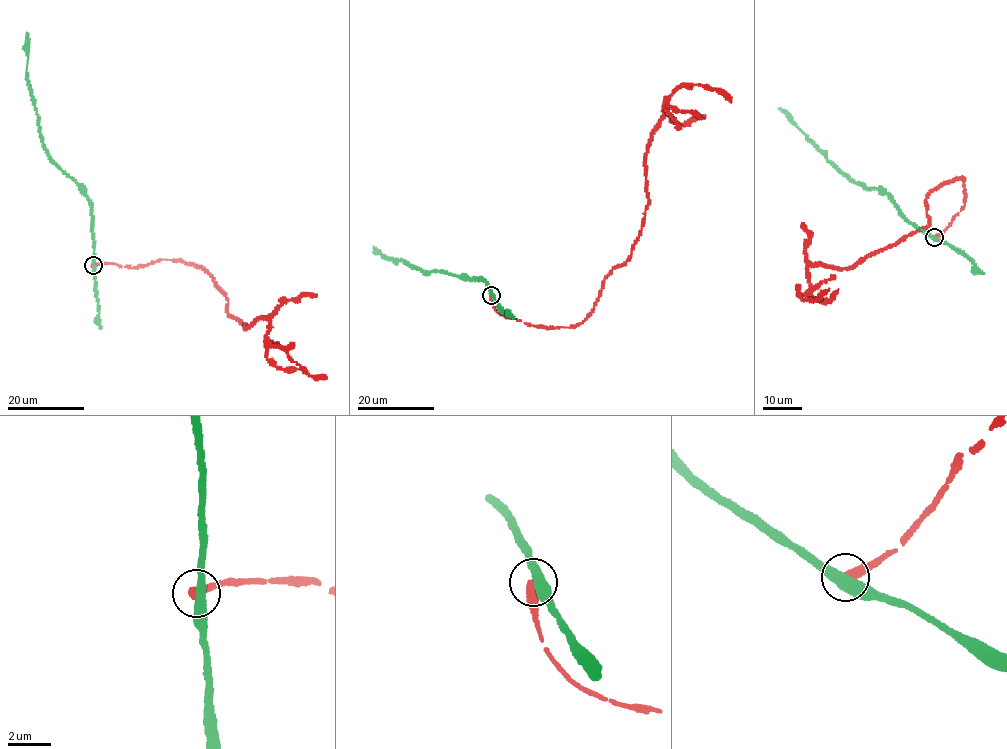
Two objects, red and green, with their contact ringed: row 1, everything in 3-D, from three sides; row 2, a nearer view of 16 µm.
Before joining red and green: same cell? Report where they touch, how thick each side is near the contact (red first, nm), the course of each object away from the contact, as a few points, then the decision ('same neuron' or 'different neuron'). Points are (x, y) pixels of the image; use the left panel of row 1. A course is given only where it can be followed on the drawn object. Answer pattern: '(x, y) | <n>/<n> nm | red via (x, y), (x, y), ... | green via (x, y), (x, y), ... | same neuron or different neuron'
(93, 265) | 480/480 nm | red via (93, 265), (165, 258), (200, 266), (228, 314), (246, 327), (269, 319), (267, 342), (325, 377) | green via (93, 265), (90, 203), (74, 180), (53, 161), (42, 143), (35, 101), (27, 77), (27, 32) | different neuron

